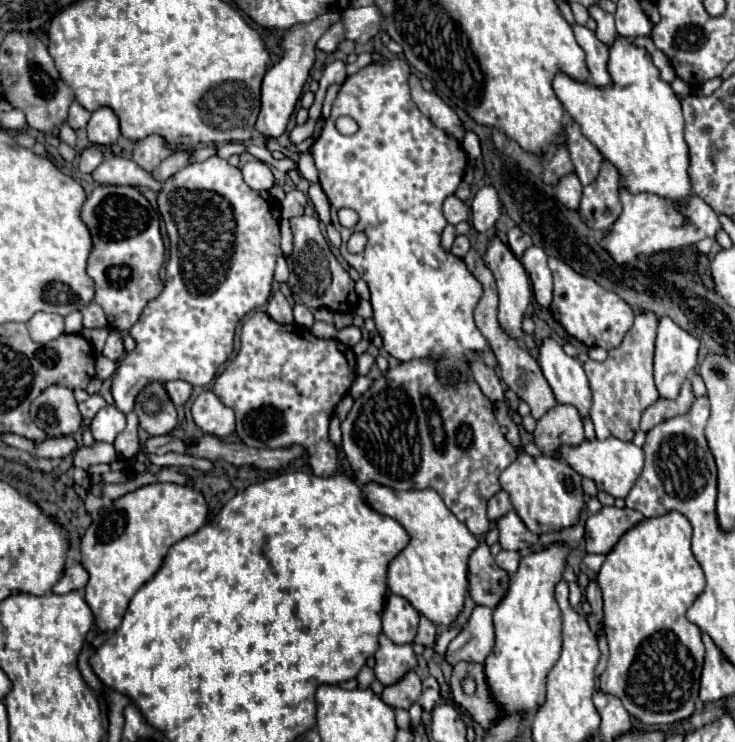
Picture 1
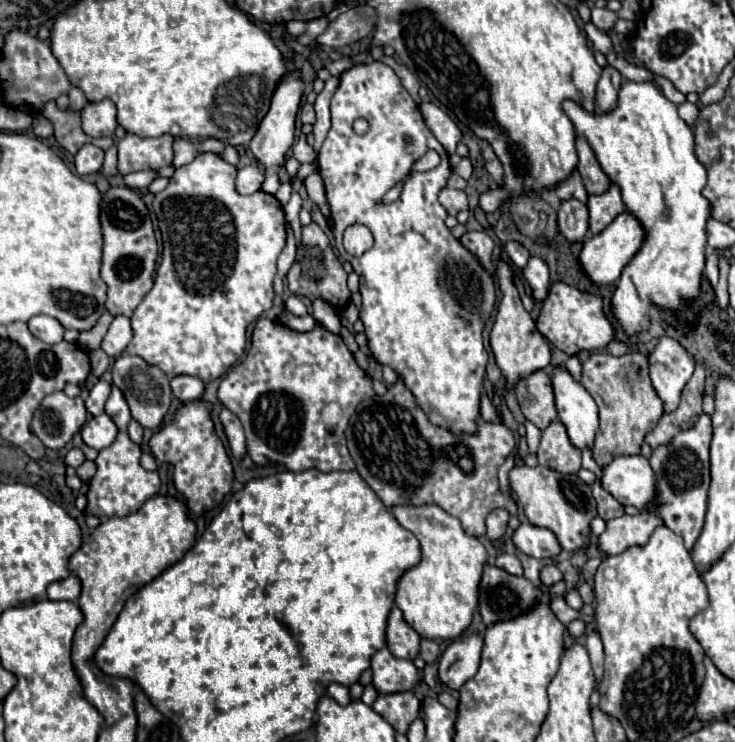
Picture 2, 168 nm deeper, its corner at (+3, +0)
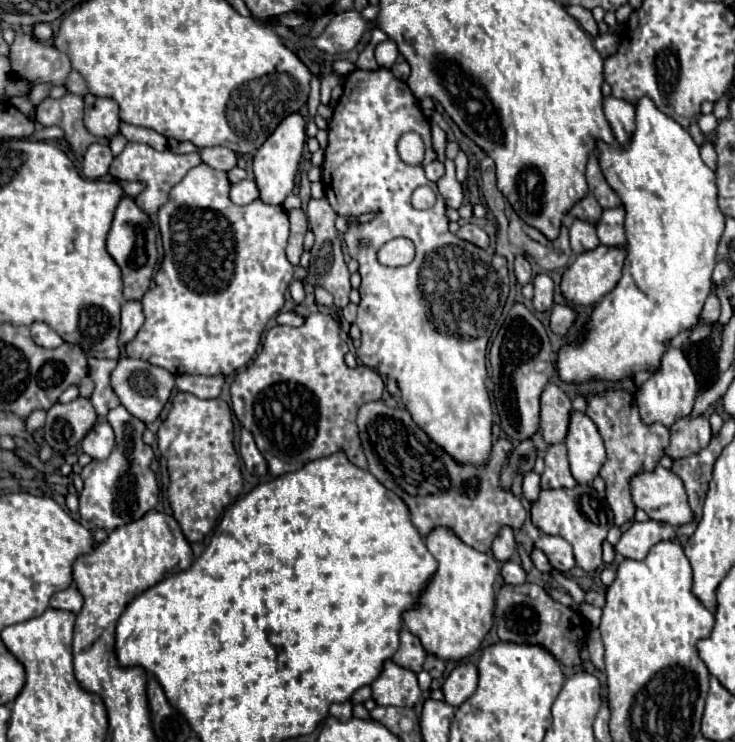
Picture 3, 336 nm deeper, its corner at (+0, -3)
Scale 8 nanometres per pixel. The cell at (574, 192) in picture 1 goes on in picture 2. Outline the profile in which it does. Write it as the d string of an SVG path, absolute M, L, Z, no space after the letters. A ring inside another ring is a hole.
M569 199L561 203L559 209L559 231L571 241L571 243L583 243L589 231L589 211L587 207L577 201Z

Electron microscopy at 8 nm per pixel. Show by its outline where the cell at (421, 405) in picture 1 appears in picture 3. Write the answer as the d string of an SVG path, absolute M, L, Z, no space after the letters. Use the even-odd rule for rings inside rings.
M382 400L368 402L358 410L358 430L370 474L406 502L412 524L422 536L436 526L448 526L462 542L486 552L500 526L512 526L516 530L524 524L528 514L520 498L500 486L500 474L512 450L508 438L494 440L484 466L460 464L430 440L406 408L388 408Z

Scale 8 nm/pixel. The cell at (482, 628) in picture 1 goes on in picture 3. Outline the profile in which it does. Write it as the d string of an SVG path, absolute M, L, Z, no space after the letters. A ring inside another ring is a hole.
M472 662L458 664L448 676L442 686L446 702L454 708L458 708L466 698L474 694L478 686L478 668Z

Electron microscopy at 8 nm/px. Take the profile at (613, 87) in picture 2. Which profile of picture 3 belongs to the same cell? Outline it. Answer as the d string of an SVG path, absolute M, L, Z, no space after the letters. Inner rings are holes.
M610 94L610 96L604 98L604 114L606 114L606 120L612 126L616 140L624 142L624 138L628 138L628 134L632 134L634 106L630 102L620 100L620 98Z

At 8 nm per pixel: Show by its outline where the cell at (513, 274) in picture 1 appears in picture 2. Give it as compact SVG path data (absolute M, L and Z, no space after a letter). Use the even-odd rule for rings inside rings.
M499 261L497 277L499 277L499 287L503 291L503 299L501 299L499 309L497 309L497 317L495 317L495 325L491 329L489 343L491 343L493 355L495 355L495 363L501 369L505 387L509 391L513 391L521 379L525 379L531 373L545 369L549 365L551 349L549 349L549 341L541 333L537 333L535 321L531 319L529 311L525 311L525 307L519 299L519 293L513 285L513 271L509 269L509 265L505 261Z

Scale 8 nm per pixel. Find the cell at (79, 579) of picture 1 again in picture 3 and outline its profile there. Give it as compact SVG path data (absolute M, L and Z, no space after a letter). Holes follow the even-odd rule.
M70 586L70 588L66 588L66 590L56 592L56 594L50 598L50 606L52 606L52 608L58 608L58 610L70 610L70 612L78 614L80 608L82 608L82 594L78 592L76 586Z

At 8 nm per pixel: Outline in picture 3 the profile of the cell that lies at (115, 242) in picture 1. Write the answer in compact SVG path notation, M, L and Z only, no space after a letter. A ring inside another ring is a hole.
M124 196L116 206L106 248L108 248L108 254L114 258L114 262L118 264L118 268L122 270L124 300L142 300L144 288L148 290L154 268L156 268L156 260L158 260L156 230L150 222L148 214L142 212L130 196Z

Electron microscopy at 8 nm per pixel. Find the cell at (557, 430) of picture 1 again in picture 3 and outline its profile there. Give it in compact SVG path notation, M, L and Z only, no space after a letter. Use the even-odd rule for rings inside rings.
M564 442L548 446L548 450L544 454L544 464L546 464L546 470L544 470L542 482L540 482L542 488L572 488L572 486L576 486L576 480L570 472Z

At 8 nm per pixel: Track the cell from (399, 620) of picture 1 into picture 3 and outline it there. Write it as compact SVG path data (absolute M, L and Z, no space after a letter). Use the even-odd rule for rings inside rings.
M402 630L400 632L400 646L398 646L396 654L392 656L392 660L398 666L404 666L404 668L418 674L422 670L424 658L426 658L426 650L422 648L420 640L414 634L410 634L408 630Z

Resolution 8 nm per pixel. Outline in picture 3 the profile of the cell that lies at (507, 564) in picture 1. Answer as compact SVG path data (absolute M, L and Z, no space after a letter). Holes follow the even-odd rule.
M508 560L502 564L502 578L506 584L524 584L526 582L526 572L520 564Z

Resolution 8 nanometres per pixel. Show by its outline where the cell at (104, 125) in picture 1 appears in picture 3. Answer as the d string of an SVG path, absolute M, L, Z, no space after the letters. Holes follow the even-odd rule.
M92 94L84 96L86 108L84 108L84 124L94 136L106 136L114 138L118 134L120 118L118 118L118 106L112 98L98 98Z

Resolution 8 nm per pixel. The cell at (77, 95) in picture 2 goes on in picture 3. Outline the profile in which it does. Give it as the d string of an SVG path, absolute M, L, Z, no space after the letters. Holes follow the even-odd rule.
M72 70L72 74L68 76L68 82L66 82L66 90L68 90L70 94L82 96L82 98L88 94L88 88L86 88L86 82L84 82L84 78L82 78L78 72L74 72L74 70Z

